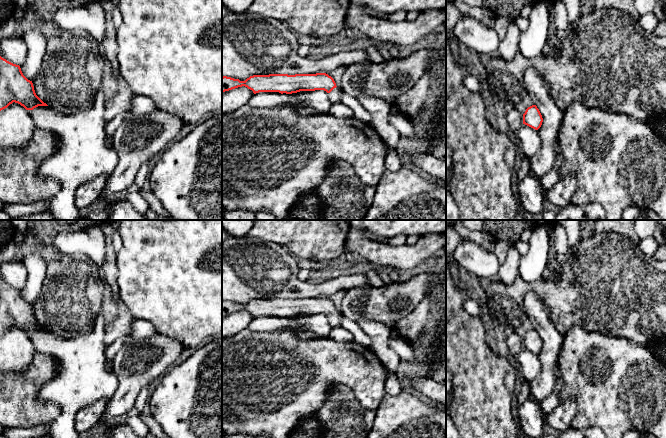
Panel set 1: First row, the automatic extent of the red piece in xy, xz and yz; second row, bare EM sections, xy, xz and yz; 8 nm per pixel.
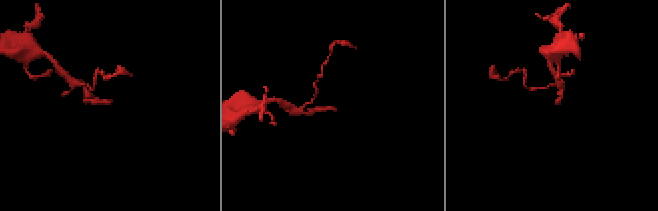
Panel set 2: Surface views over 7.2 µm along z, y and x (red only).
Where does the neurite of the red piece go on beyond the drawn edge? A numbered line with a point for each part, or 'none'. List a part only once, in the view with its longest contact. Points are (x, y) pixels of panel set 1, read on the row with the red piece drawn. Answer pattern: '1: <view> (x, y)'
1: xz (335, 95)

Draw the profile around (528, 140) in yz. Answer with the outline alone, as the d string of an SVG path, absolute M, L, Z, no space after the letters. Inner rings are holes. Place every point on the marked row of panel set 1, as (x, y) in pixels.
M523 124L516 133L515 141L523 157L531 157L541 146L538 130Z

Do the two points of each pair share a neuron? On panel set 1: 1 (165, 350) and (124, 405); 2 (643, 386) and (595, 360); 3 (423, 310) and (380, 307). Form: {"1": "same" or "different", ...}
{"1": "same", "2": "same", "3": "different"}

